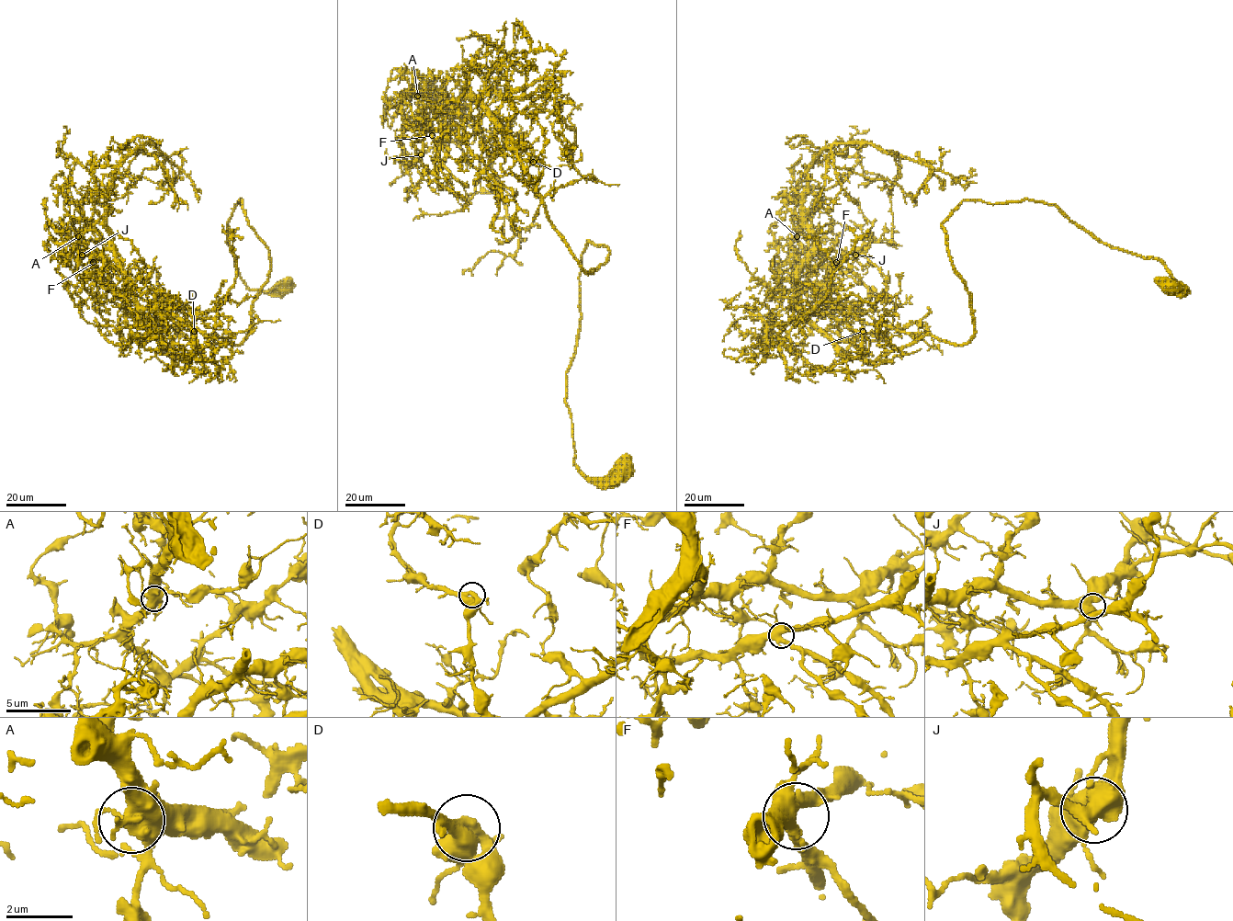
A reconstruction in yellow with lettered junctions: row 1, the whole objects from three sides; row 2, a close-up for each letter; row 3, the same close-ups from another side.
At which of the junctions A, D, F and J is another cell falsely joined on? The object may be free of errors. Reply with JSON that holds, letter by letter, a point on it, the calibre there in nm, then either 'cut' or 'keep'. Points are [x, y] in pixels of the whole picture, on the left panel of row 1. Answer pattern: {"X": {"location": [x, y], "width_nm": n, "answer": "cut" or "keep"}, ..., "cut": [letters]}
{"A": {"location": [78, 236], "width_nm": 500, "answer": "keep"}, "D": {"location": [194, 331], "width_nm": 550, "answer": "keep"}, "F": {"location": [93, 262], "width_nm": 480, "answer": "keep"}, "J": {"location": [82, 255], "width_nm": 500, "answer": "keep"}, "cut": []}

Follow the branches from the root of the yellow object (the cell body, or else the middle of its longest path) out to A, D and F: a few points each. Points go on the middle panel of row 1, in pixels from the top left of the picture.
A: (623, 472), (577, 468), (566, 403), (581, 255), (608, 249), (579, 265), (476, 98), (449, 112), (417, 96)
D: (623, 472), (577, 468), (566, 403), (581, 255), (608, 249), (579, 265), (487, 92), (533, 162)
F: (623, 472), (577, 468), (566, 403), (581, 255), (608, 249), (579, 265), (476, 98), (428, 104), (432, 135)

